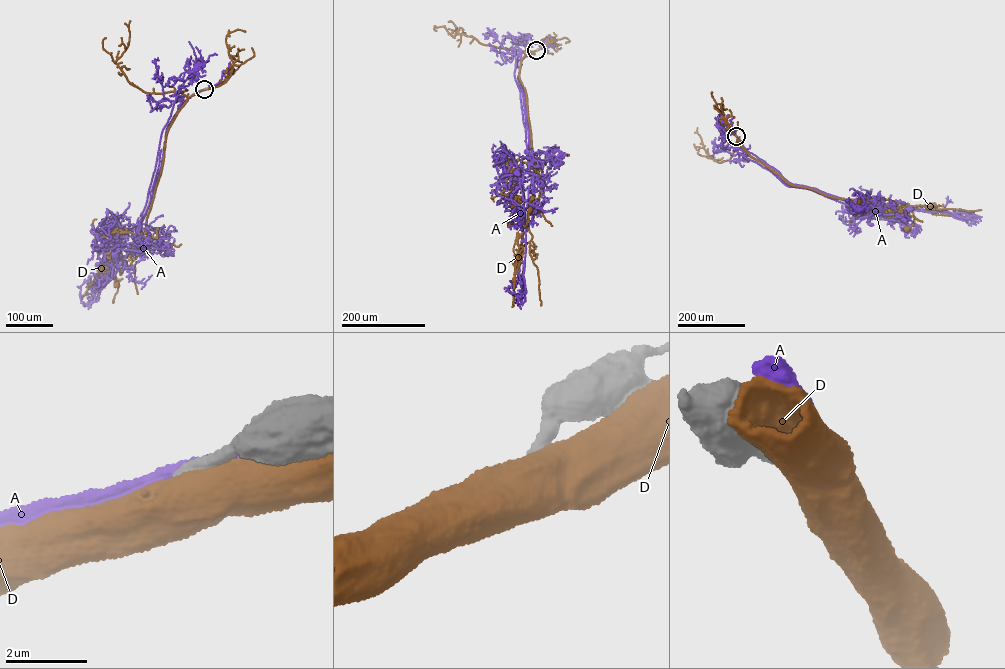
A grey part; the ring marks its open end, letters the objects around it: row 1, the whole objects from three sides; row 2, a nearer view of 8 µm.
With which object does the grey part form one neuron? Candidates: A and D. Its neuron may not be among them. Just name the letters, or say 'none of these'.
none of these

